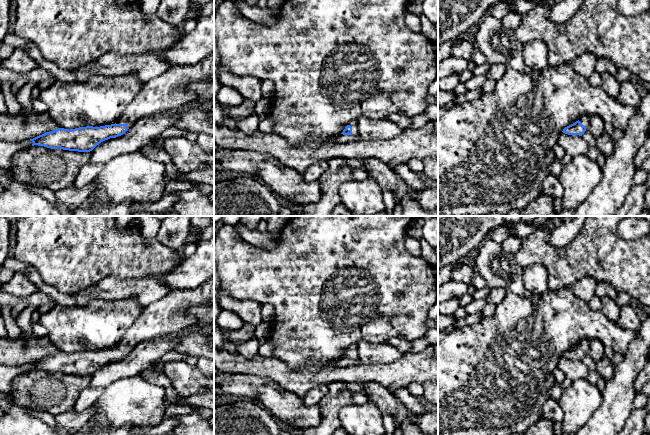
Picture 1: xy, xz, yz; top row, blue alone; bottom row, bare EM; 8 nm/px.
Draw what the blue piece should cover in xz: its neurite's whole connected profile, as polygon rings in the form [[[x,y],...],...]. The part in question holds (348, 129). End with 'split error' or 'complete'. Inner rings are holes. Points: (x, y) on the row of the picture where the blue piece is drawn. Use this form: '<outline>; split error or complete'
[[[352,120],[345,127],[340,135],[340,140],[343,141],[360,141],[361,138],[358,133],[356,120]]]; split error

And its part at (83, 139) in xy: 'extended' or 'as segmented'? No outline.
extended

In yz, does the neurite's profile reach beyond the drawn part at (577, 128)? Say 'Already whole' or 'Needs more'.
Needs more

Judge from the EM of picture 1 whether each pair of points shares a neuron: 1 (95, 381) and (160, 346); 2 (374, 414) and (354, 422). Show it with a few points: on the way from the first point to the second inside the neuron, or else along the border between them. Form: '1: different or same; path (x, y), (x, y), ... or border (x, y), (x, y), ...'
1: same; path (111, 372), (130, 366), (144, 354)
2: same; path (369, 417), (365, 421), (359, 421)

